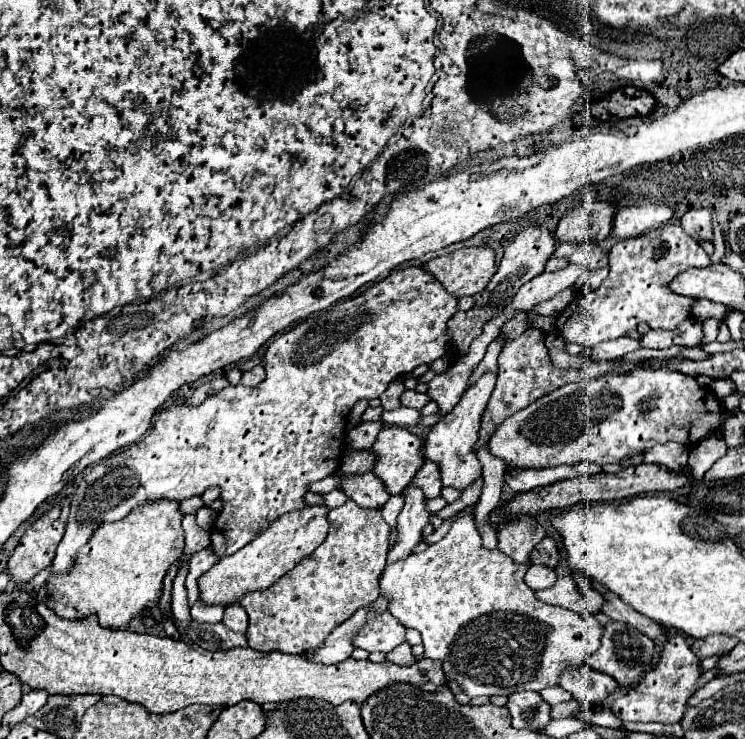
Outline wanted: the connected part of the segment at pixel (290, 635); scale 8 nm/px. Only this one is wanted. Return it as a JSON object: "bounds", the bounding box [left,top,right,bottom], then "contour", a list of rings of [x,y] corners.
{"bounds":[240,500,390,654],"contour":[[[348,500],[344,506],[332,508],[328,512],[328,522],[330,522],[328,536],[312,554],[300,560],[290,572],[278,578],[270,588],[260,592],[250,592],[240,600],[240,606],[246,610],[250,618],[250,626],[246,632],[250,648],[260,652],[280,650],[288,654],[312,652],[324,644],[324,640],[336,626],[348,620],[360,606],[374,602],[374,598],[380,594],[378,576],[384,570],[386,548],[390,538],[390,524],[382,518],[382,512],[362,508],[354,500]]]}

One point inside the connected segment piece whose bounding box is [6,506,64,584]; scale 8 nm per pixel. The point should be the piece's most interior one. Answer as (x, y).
(36, 549)

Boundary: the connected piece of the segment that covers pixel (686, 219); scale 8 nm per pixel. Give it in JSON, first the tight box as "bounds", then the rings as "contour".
{"bounds":[680,208,714,242],"contour":[[[690,208],[682,216],[680,224],[682,224],[684,232],[698,242],[712,242],[714,240],[712,216],[710,216],[710,210],[706,210],[706,208]]]}

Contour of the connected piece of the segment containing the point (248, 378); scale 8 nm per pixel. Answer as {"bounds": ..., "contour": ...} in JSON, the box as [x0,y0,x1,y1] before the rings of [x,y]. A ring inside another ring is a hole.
{"bounds":[240,364,266,386],"contour":[[[258,364],[258,366],[254,366],[250,372],[244,372],[244,374],[242,374],[240,384],[242,384],[242,386],[258,386],[264,378],[266,378],[264,366],[262,366],[262,364]]]}

